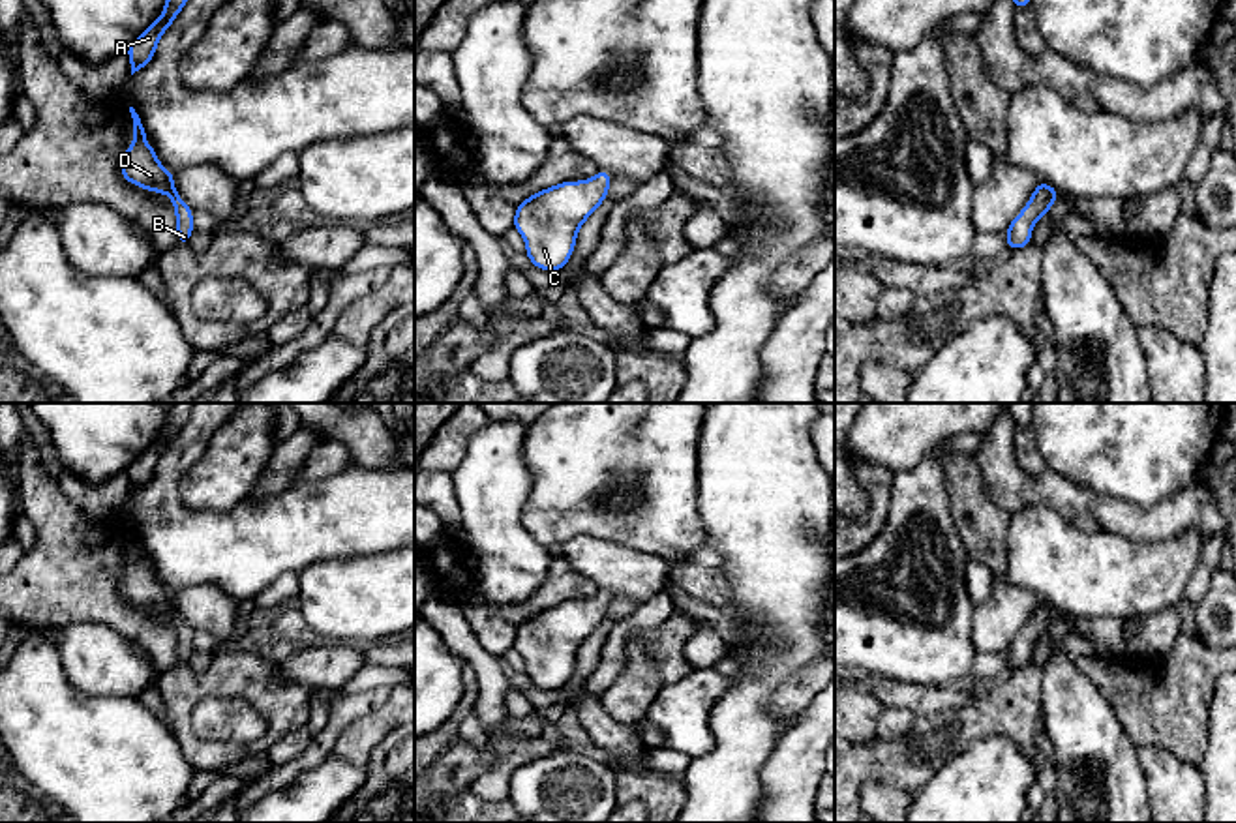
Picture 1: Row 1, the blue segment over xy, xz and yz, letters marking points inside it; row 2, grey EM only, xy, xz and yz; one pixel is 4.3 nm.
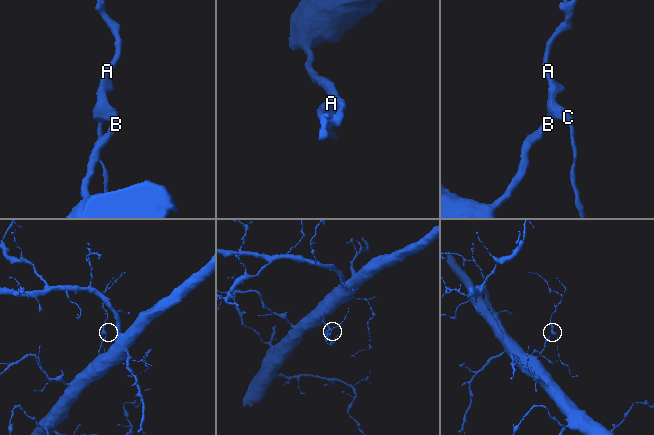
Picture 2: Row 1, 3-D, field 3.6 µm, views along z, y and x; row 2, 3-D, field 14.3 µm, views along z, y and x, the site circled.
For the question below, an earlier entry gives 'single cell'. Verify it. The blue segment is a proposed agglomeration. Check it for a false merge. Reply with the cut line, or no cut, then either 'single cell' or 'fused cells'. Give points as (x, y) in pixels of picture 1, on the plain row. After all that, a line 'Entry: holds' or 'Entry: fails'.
no cut; single cell
Entry: holds

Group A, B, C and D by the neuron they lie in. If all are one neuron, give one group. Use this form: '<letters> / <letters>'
A B C D

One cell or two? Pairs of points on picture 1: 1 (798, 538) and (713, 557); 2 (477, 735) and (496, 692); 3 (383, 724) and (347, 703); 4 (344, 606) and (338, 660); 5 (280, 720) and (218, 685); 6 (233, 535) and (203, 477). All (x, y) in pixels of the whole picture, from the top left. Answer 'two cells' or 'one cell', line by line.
1: two cells
2: two cells
3: two cells
4: two cells
5: one cell
6: two cells

